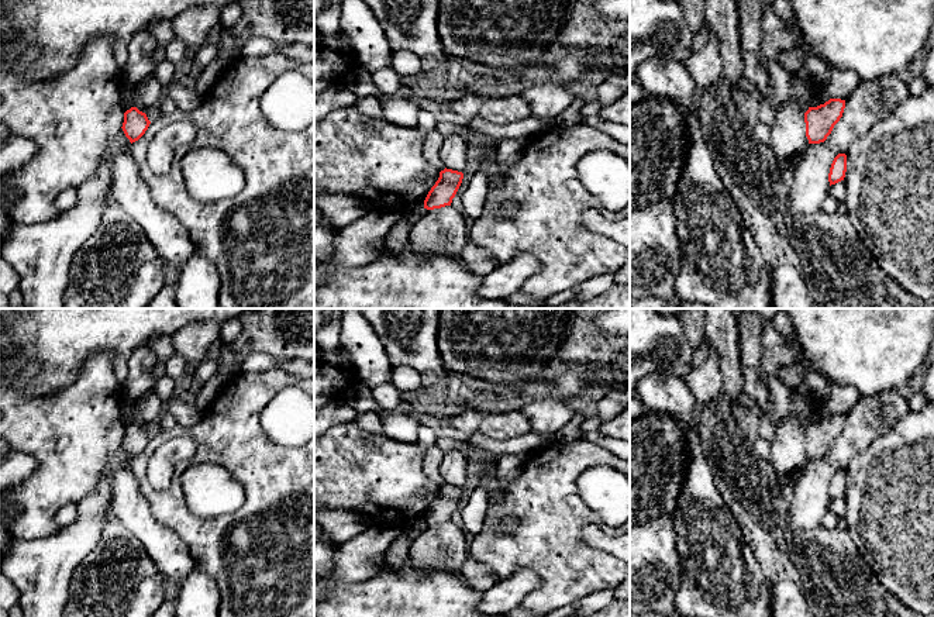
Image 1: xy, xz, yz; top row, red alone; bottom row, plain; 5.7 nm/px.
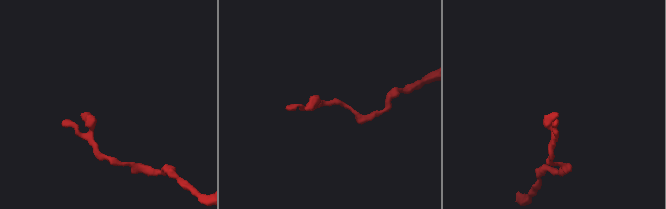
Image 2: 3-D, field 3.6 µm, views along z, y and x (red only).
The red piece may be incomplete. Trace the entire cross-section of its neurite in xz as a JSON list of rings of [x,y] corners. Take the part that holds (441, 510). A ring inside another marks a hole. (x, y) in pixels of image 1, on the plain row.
[[[444,485],[440,487],[440,493],[435,500],[428,507],[424,516],[424,524],[434,525],[445,521],[451,521],[452,514],[455,513],[463,489],[452,485]]]

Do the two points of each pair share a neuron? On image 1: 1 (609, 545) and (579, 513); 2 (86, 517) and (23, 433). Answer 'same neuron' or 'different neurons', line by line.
1: different neurons
2: different neurons

